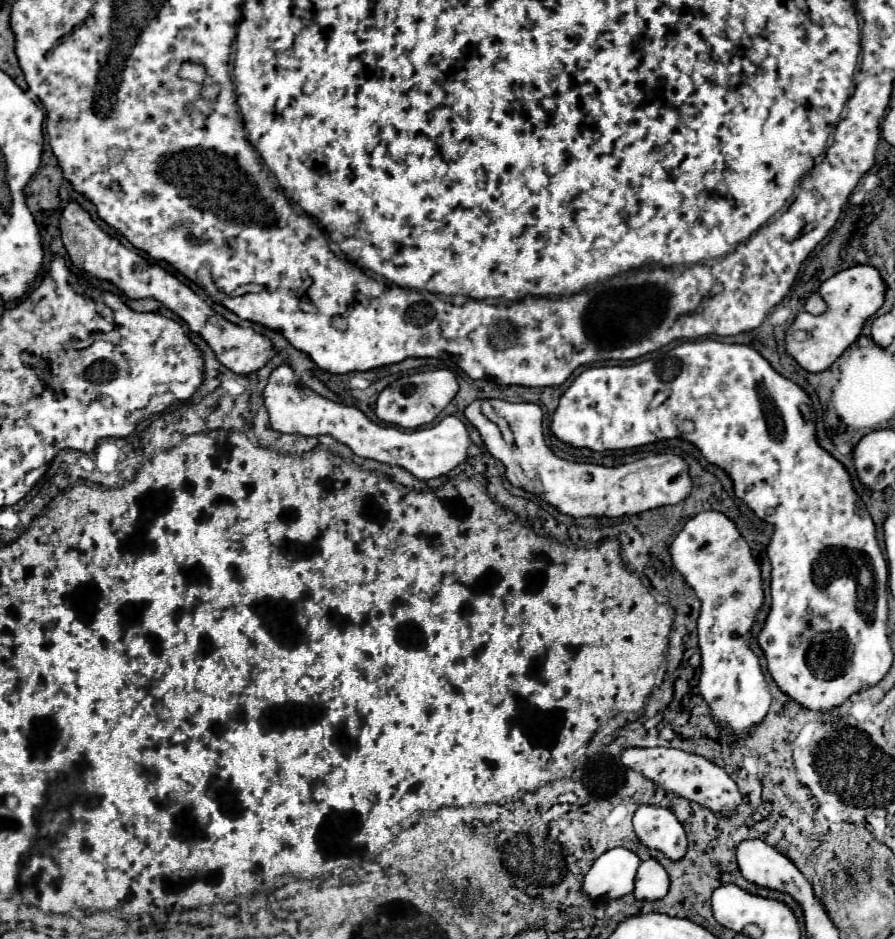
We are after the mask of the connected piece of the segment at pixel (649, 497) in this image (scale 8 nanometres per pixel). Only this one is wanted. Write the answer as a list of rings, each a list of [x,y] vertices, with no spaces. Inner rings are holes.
[[[501,399],[473,401],[465,409],[465,417],[481,433],[487,451],[505,465],[505,477],[513,487],[543,497],[543,501],[559,513],[575,519],[617,519],[637,515],[667,503],[679,503],[691,491],[687,463],[675,455],[653,455],[621,467],[601,467],[593,463],[569,463],[565,459],[557,459],[545,445],[543,411],[535,403],[507,403]],[[501,419],[509,425],[511,433],[501,433]]]

